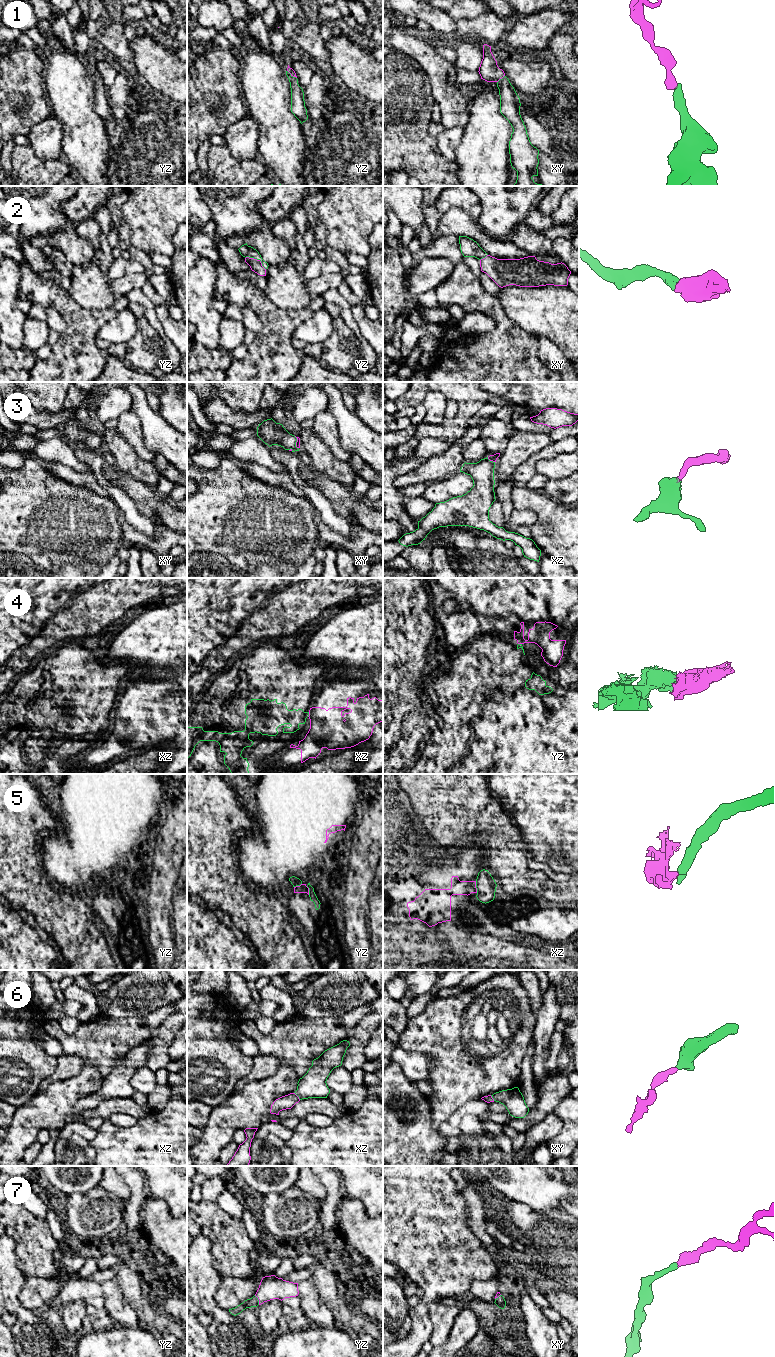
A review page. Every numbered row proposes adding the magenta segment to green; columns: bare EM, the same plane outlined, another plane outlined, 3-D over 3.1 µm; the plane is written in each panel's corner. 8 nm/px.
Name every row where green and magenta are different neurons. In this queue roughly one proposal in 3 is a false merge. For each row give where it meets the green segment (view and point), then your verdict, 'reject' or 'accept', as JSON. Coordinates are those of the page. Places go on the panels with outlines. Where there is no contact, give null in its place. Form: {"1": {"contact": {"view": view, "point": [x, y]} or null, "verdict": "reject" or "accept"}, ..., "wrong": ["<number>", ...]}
{"1": {"contact": {"view": "xy", "point": [500, 79]}, "verdict": "accept"}, "2": {"contact": {"view": "yz", "point": [257, 259]}, "verdict": "accept"}, "3": {"contact": {"view": "xz", "point": [491, 461]}, "verdict": "accept"}, "4": {"contact": {"view": "xz", "point": [308, 714]}, "verdict": "reject"}, "5": {"contact": {"view": "xz", "point": [476, 887]}, "verdict": "reject"}, "6": {"contact": {"view": "xz", "point": [297, 1095]}, "verdict": "accept"}, "7": {"contact": {"view": "yz", "point": [258, 1300]}, "verdict": "accept"}, "wrong": ["4", "5"]}

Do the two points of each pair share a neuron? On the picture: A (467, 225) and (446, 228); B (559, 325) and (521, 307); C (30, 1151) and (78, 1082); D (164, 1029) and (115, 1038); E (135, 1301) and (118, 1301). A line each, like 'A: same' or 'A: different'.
A: same
B: same
C: different
D: different
E: different

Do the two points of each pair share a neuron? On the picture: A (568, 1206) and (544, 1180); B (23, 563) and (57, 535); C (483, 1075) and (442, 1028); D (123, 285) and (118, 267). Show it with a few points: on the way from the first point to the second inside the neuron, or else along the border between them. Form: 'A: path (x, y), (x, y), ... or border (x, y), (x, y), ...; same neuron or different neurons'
A: border (568, 1199), (562, 1202), (562, 1210); different neurons
B: border (10, 551), (16, 551), (29, 556); different neurons
C: path (477, 1063), (454, 1040); same neuron
D: border (142, 271), (127, 273), (110, 282); different neurons

